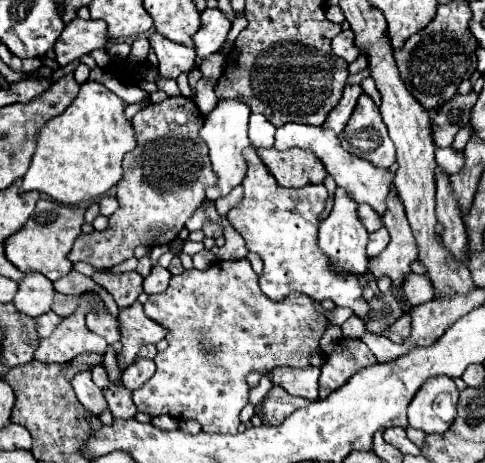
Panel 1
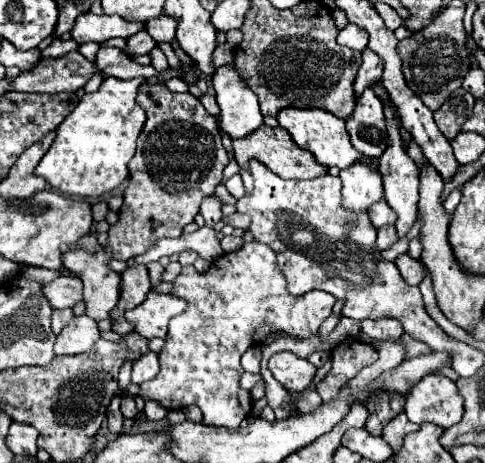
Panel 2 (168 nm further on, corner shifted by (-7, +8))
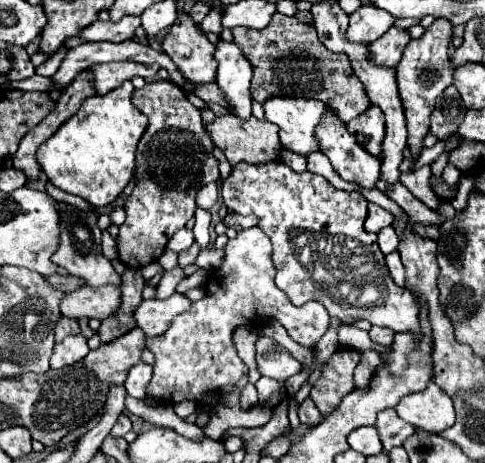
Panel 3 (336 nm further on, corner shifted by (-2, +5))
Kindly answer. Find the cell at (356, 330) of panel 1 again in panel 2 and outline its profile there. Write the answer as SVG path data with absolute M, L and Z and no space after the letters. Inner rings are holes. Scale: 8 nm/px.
M383 318L383 320L361 320L361 334L371 340L385 340L385 338L401 338L403 336L403 324L395 318Z

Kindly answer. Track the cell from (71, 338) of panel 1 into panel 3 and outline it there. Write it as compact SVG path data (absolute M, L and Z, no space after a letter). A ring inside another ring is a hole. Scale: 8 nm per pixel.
M68 335L62 343L56 343L54 355L50 359L52 369L62 369L66 365L72 365L80 361L90 349L88 349L88 339L84 335Z

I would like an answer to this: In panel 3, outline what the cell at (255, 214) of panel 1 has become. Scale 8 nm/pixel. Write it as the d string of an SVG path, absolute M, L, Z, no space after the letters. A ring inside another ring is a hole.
M278 161L262 165L248 165L248 163L236 165L232 173L222 181L222 199L230 211L240 215L252 213L260 219L258 227L272 239L274 245L272 259L276 267L276 287L282 289L294 305L304 305L306 301L320 301L324 303L330 317L336 317L342 323L354 323L358 319L366 319L372 325L388 327L396 333L412 331L420 335L418 307L414 295L410 295L406 287L394 285L388 267L384 263L384 255L378 249L376 235L364 231L368 201L360 193L340 191L322 175L310 171L296 173L288 165ZM292 233L304 233L308 237L310 247L296 249Z

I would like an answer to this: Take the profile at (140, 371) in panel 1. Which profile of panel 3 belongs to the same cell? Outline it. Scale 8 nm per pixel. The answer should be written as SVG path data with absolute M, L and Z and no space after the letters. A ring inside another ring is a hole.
M140 361L138 365L134 365L130 369L124 387L128 389L128 395L132 395L136 399L144 399L146 397L146 387L148 387L150 379L152 379L152 367Z

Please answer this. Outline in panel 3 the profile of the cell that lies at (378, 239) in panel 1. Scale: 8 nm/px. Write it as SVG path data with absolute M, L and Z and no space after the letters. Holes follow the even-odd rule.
M386 227L386 229L382 229L378 233L378 245L380 245L380 251L384 255L396 251L396 247L398 247L398 235L396 235L394 227Z

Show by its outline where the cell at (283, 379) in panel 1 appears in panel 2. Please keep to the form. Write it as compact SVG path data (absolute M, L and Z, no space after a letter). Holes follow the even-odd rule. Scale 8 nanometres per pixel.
M277 352L269 358L269 370L273 378L289 392L299 392L311 386L317 368L293 352Z

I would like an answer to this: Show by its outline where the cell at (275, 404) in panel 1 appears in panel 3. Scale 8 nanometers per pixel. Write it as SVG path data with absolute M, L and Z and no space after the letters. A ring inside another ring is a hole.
M308 397L300 407L298 407L298 417L302 425L316 425L322 419L322 413L316 409L314 401Z

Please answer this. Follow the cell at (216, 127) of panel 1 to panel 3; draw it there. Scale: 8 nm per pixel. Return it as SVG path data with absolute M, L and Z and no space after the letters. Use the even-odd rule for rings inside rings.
M220 37L214 57L218 61L218 85L226 95L230 105L230 113L236 117L250 117L250 79L252 79L252 65L242 55L242 49L234 41L224 41Z

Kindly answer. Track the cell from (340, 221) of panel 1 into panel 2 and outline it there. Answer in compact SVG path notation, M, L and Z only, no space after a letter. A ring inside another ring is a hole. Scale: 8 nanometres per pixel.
M363 162L341 170L339 178L343 180L343 208L351 214L367 212L369 206L383 198L383 184L379 172L371 170Z

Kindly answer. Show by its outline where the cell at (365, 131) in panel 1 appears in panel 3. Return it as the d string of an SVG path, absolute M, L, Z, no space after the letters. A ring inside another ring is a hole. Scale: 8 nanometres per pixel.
M372 105L362 115L352 119L348 123L348 129L356 135L358 143L368 153L372 153L374 157L378 157L382 153L382 139L386 133L386 123L384 123L384 115L382 115L382 111L378 111L378 107Z

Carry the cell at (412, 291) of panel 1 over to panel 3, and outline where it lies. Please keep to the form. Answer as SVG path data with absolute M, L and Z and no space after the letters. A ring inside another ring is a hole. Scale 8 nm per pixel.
M398 251L386 255L386 265L388 265L388 271L390 271L394 283L396 283L398 287L404 287L404 283L406 283L406 275L404 275L404 267L402 267L402 261L400 261Z

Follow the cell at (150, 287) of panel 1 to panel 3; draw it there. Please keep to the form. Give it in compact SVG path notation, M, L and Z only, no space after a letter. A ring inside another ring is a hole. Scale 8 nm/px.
M176 267L176 269L172 269L172 271L166 271L164 277L162 277L162 281L160 281L160 285L156 287L156 299L166 299L166 297L170 297L170 295L176 291L176 285L178 285L184 277L186 277L186 275L184 275L182 267Z

